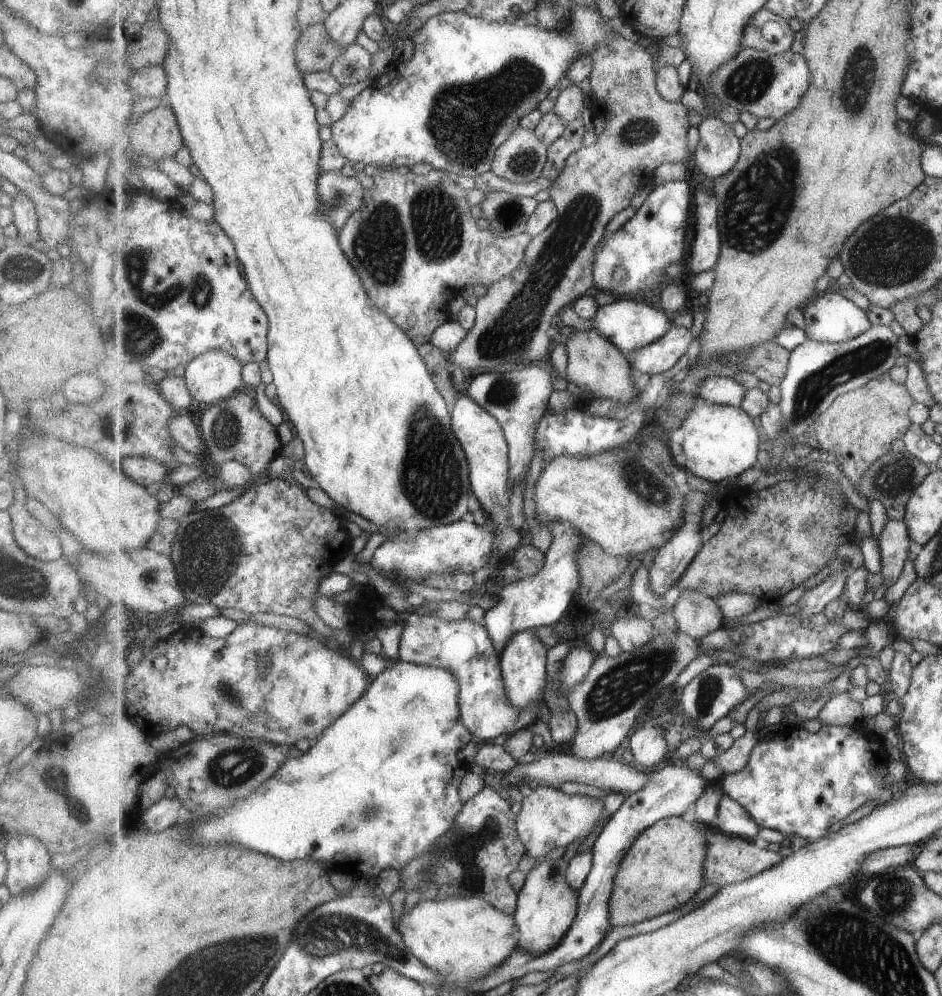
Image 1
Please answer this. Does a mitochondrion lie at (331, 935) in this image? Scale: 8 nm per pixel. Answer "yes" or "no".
yes

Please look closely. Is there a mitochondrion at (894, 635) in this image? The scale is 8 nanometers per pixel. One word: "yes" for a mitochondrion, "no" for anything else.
no

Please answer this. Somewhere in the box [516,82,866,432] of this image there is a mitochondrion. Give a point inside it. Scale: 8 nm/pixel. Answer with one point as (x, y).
(752, 197)

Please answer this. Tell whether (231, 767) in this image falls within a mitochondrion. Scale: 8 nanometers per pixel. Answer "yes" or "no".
yes

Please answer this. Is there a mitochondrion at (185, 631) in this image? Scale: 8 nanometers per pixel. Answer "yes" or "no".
no

